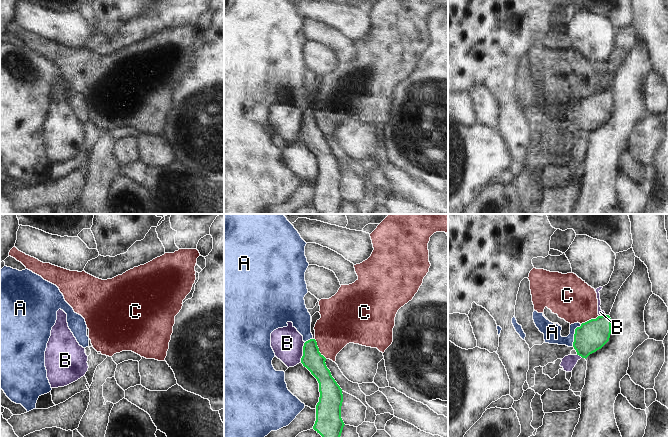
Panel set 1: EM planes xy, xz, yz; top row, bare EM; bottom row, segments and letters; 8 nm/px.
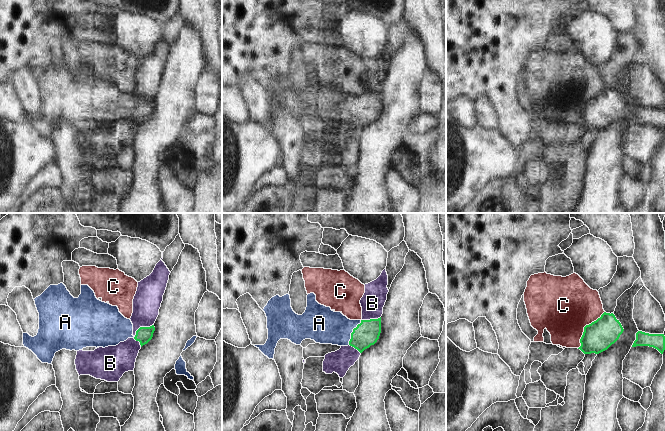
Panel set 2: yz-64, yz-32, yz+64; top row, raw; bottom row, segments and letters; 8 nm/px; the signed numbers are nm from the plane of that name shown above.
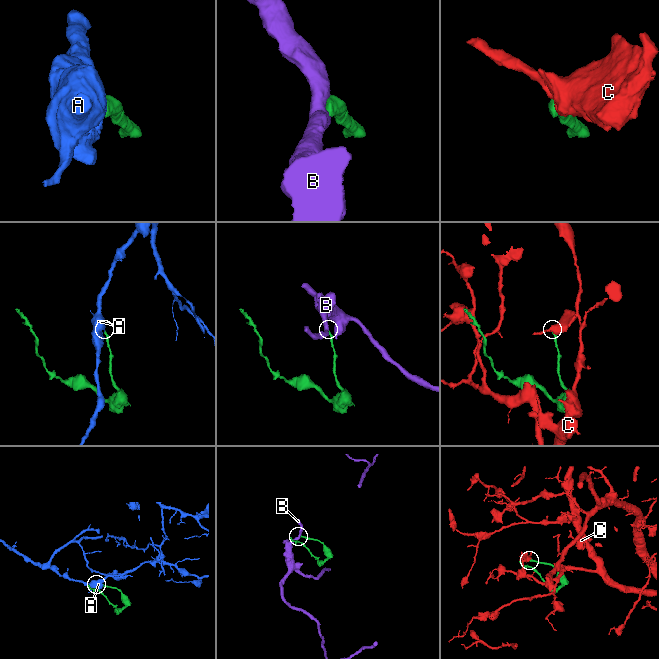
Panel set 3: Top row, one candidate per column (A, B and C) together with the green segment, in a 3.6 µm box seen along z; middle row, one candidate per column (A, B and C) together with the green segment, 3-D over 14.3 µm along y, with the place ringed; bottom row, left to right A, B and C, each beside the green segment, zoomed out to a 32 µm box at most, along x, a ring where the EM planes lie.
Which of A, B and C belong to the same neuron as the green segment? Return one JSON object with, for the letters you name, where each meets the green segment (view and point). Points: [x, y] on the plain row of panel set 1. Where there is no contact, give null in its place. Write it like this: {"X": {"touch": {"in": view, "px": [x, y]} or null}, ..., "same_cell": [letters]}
{"A": {"touch": {"in": "yz", "px": [574, 111]}}, "same_cell": ["A"]}

